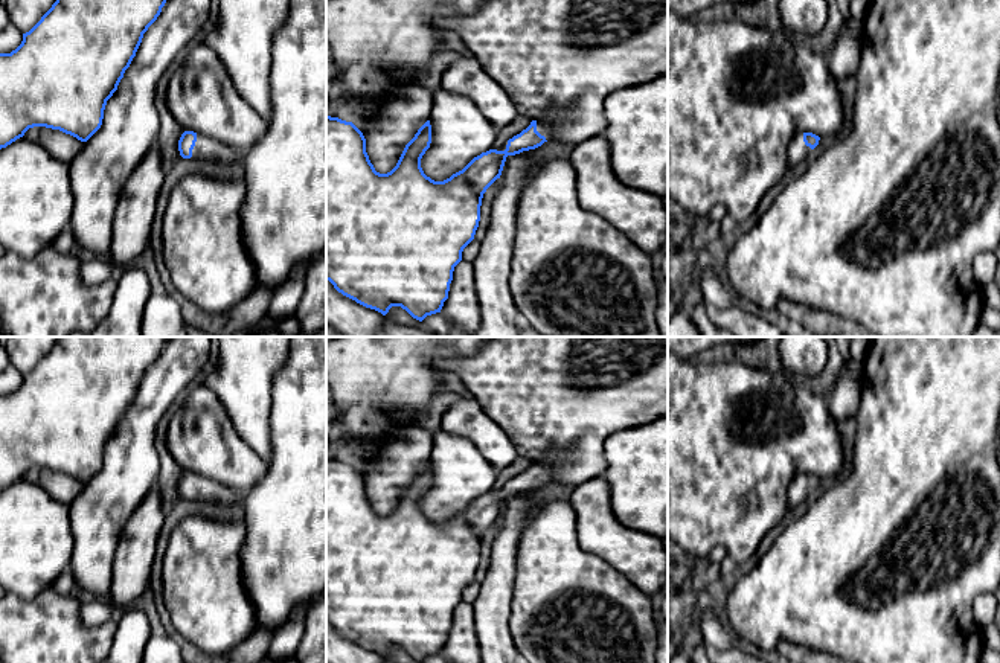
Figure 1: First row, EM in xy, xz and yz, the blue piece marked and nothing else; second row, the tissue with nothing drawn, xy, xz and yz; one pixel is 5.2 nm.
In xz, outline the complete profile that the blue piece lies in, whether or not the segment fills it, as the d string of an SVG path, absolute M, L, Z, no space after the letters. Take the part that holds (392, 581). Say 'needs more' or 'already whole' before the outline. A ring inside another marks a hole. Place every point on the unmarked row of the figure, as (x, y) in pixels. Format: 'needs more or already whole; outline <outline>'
needs more; outline M555 453L546 462L532 462L508 482L505 492L482 494L450 520L434 523L421 509L431 485L430 462L405 486L396 508L380 515L369 501L363 474L352 463L326 457L326 622L383 657L392 648L401 648L419 663L441 654L454 608L479 569L483 535L500 520L508 497L550 482L558 459Z

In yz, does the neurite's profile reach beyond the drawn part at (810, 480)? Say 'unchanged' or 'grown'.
grown

